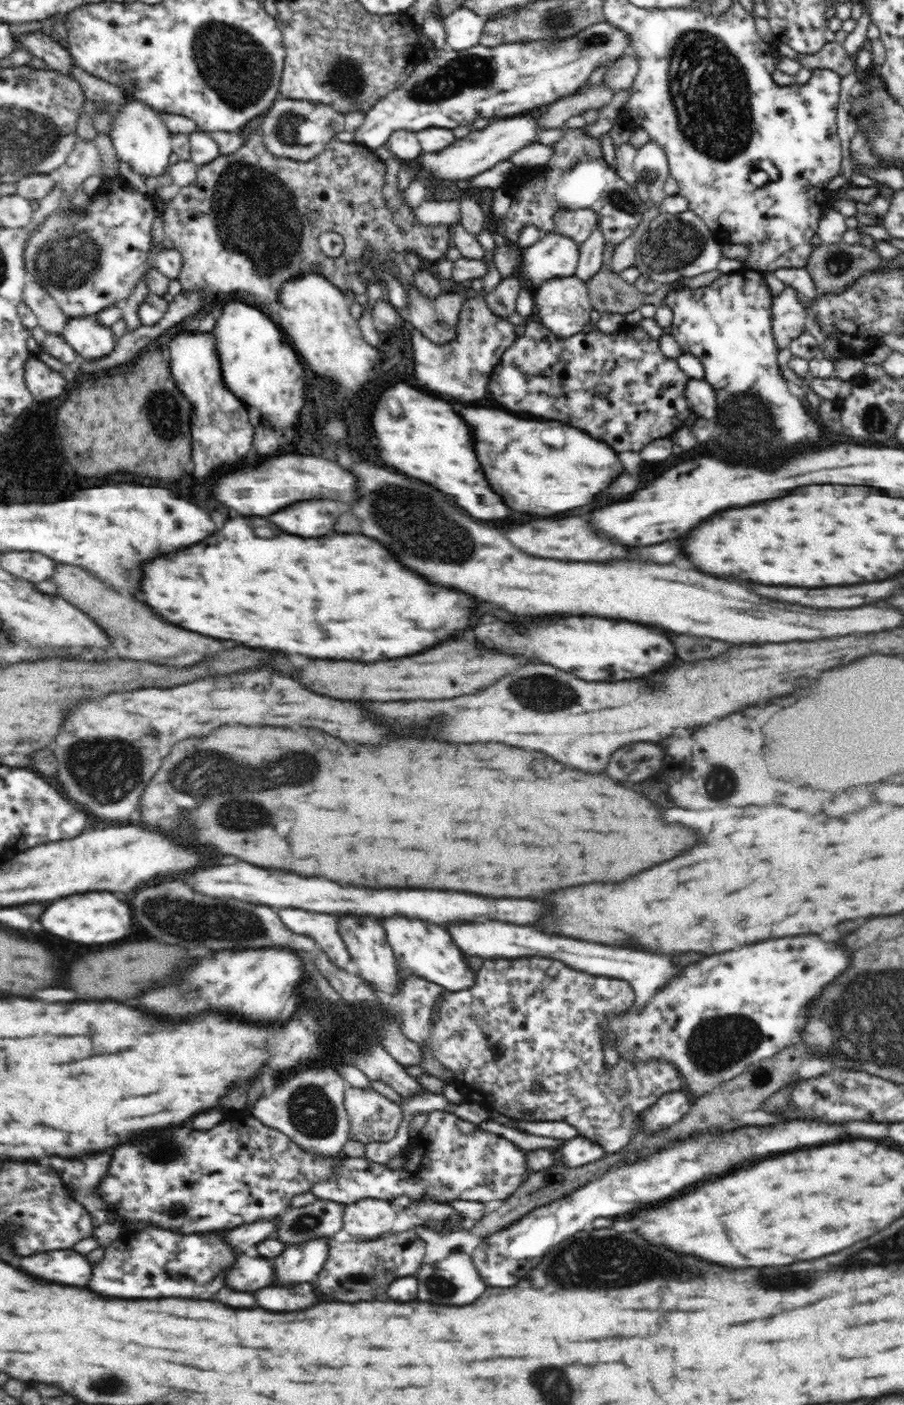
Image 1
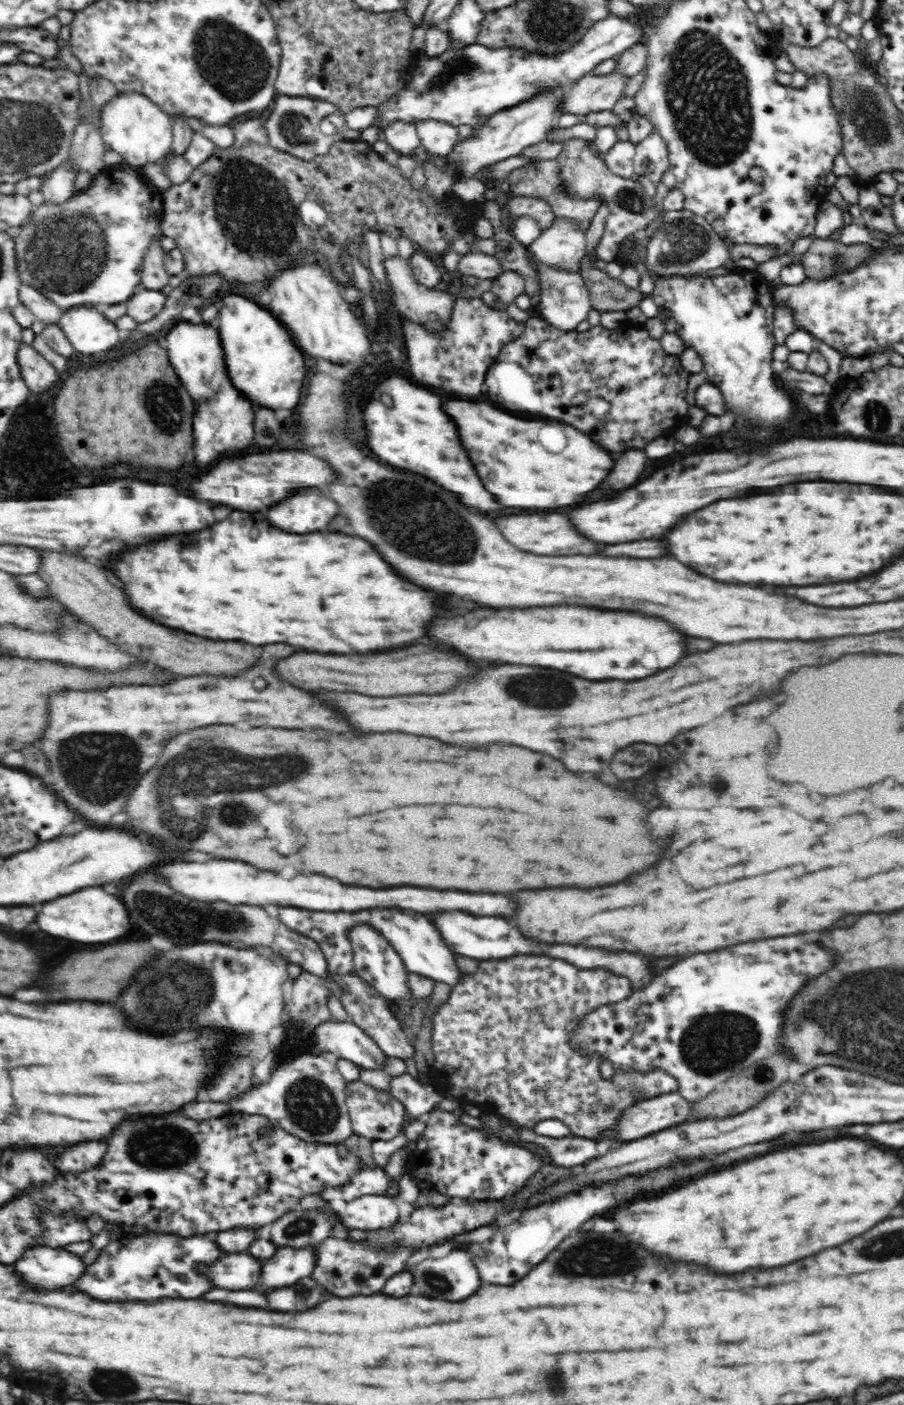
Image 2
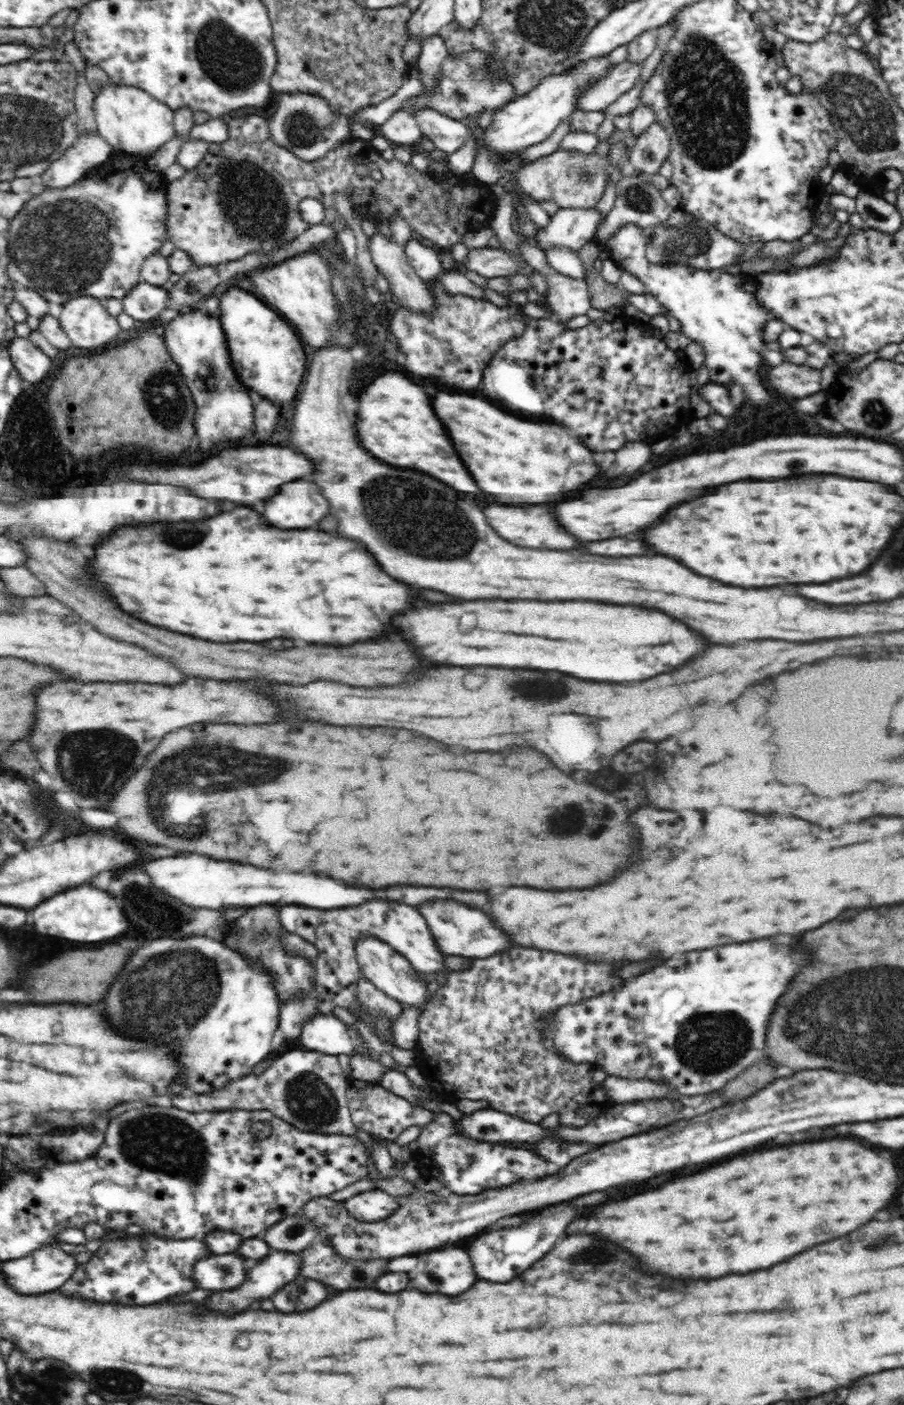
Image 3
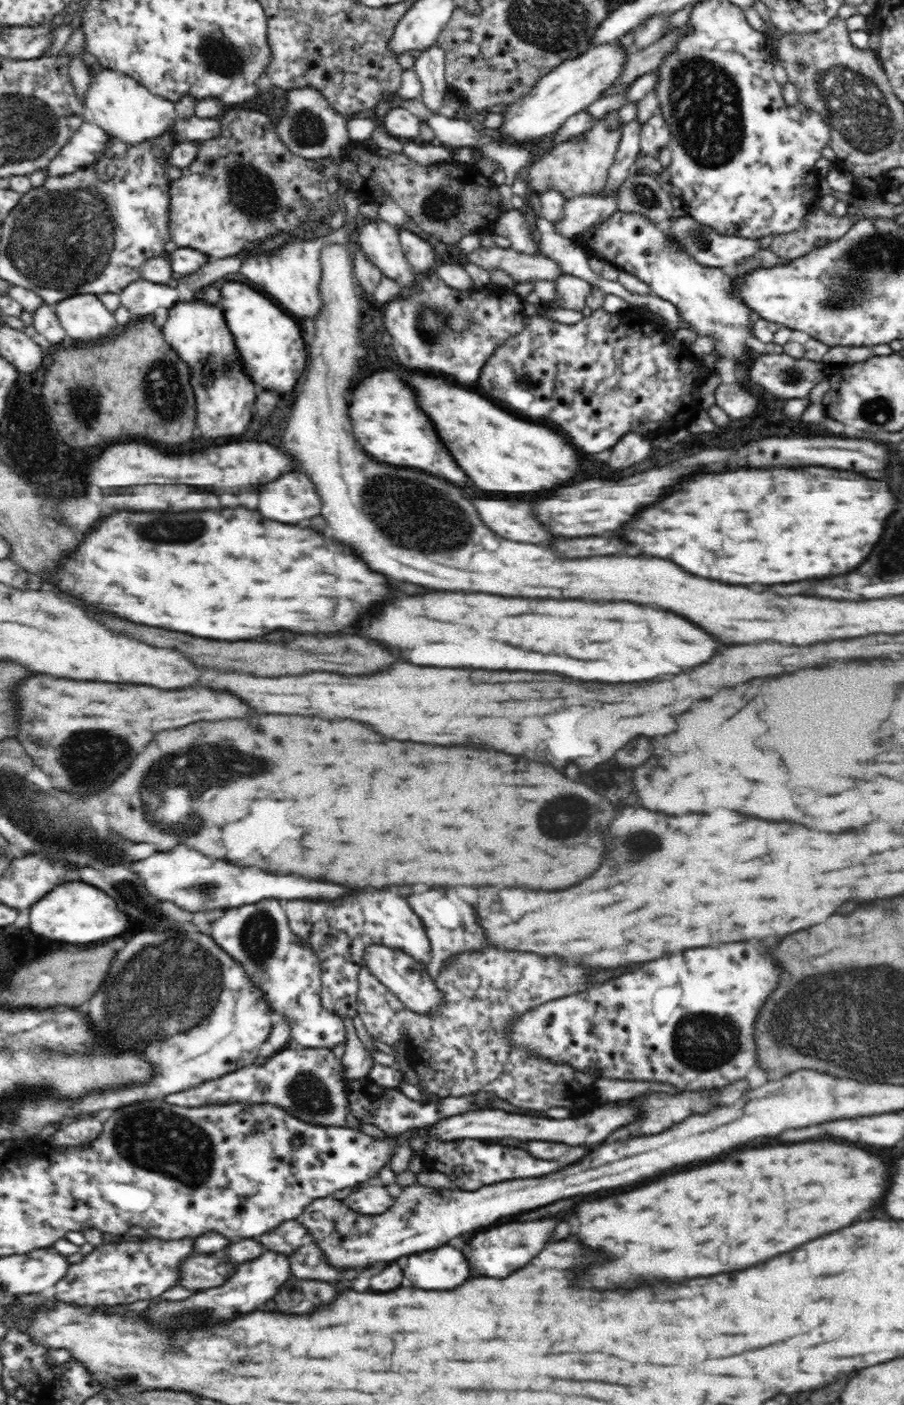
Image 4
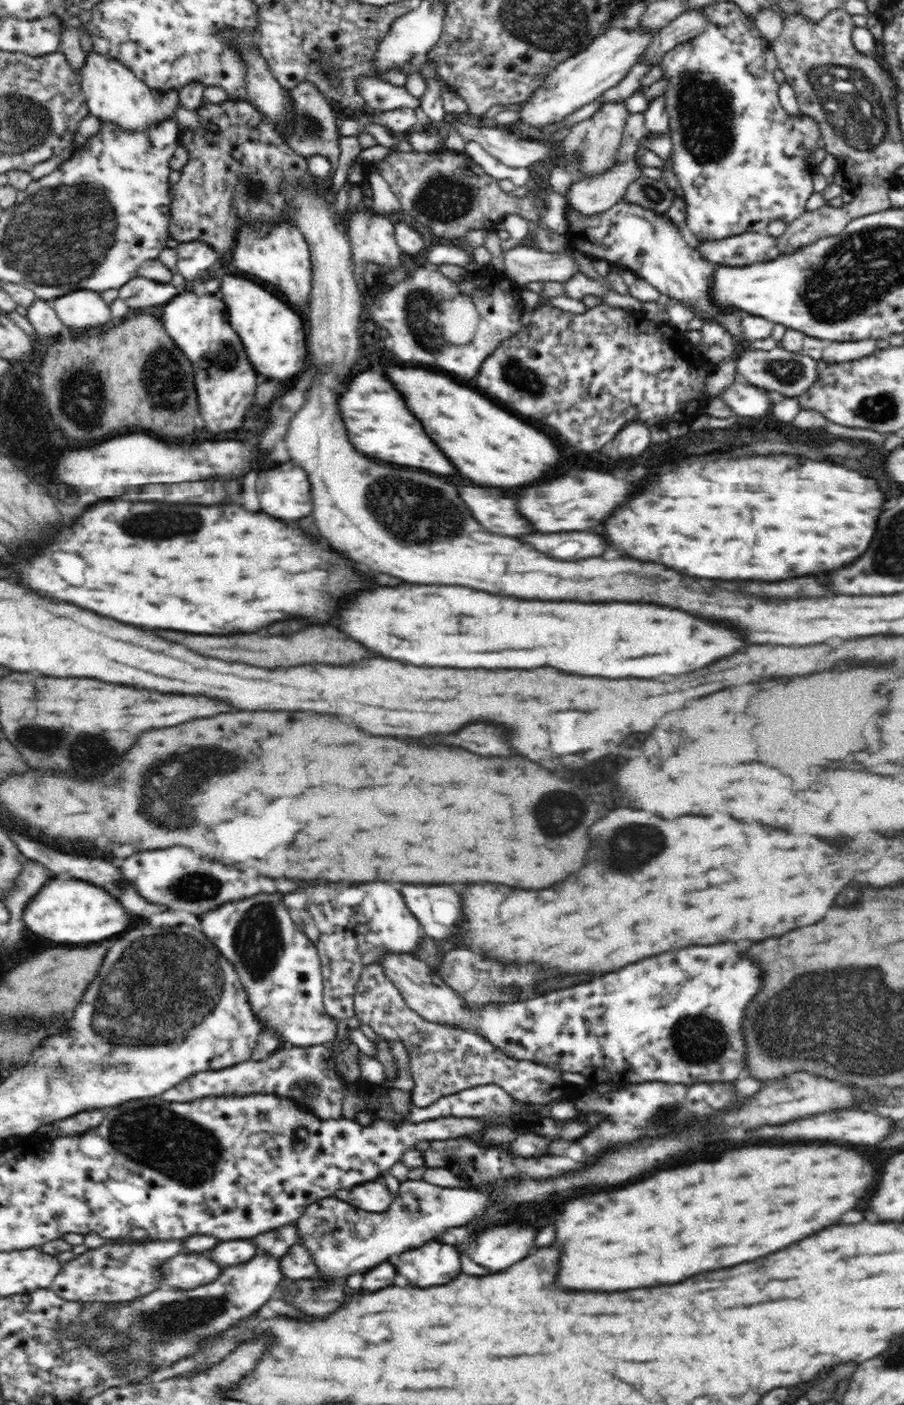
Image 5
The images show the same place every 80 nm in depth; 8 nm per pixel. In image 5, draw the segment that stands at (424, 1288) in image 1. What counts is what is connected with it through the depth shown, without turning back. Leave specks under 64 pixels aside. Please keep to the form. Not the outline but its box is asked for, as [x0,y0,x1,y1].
[395,1241,462,1286]

